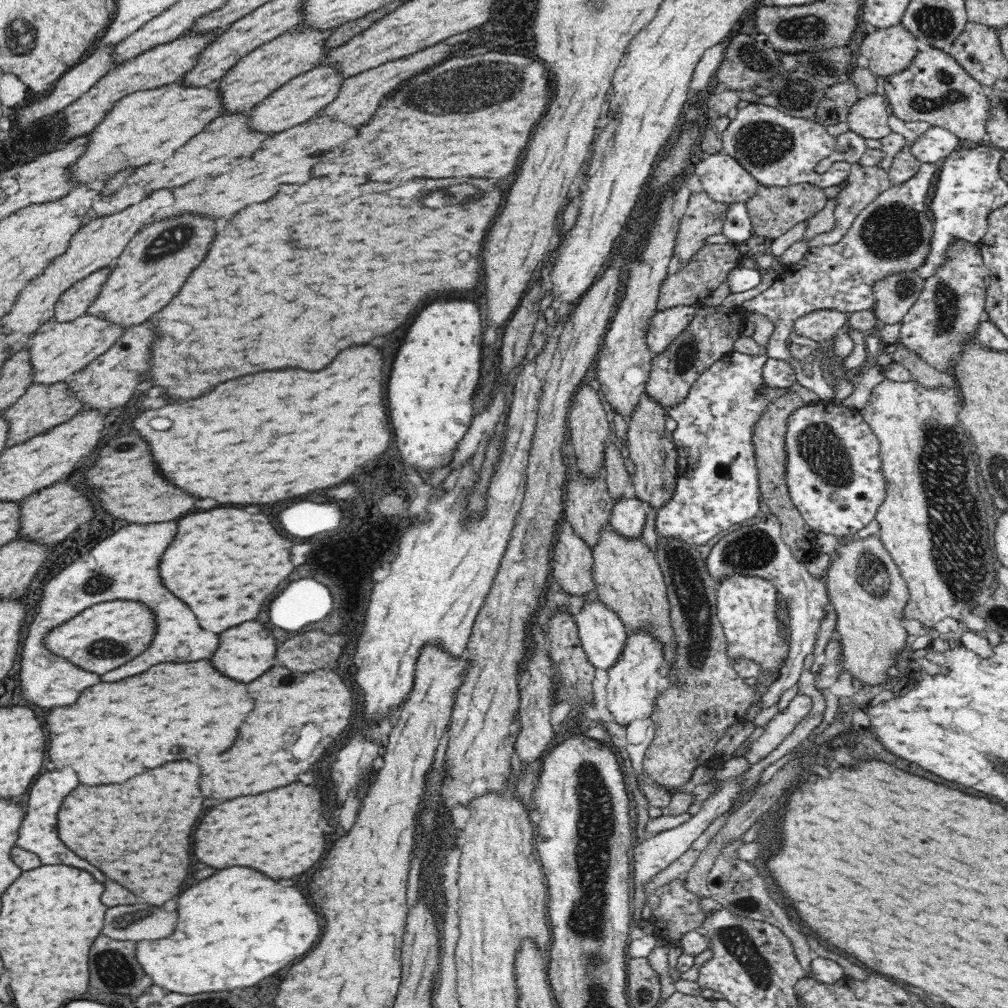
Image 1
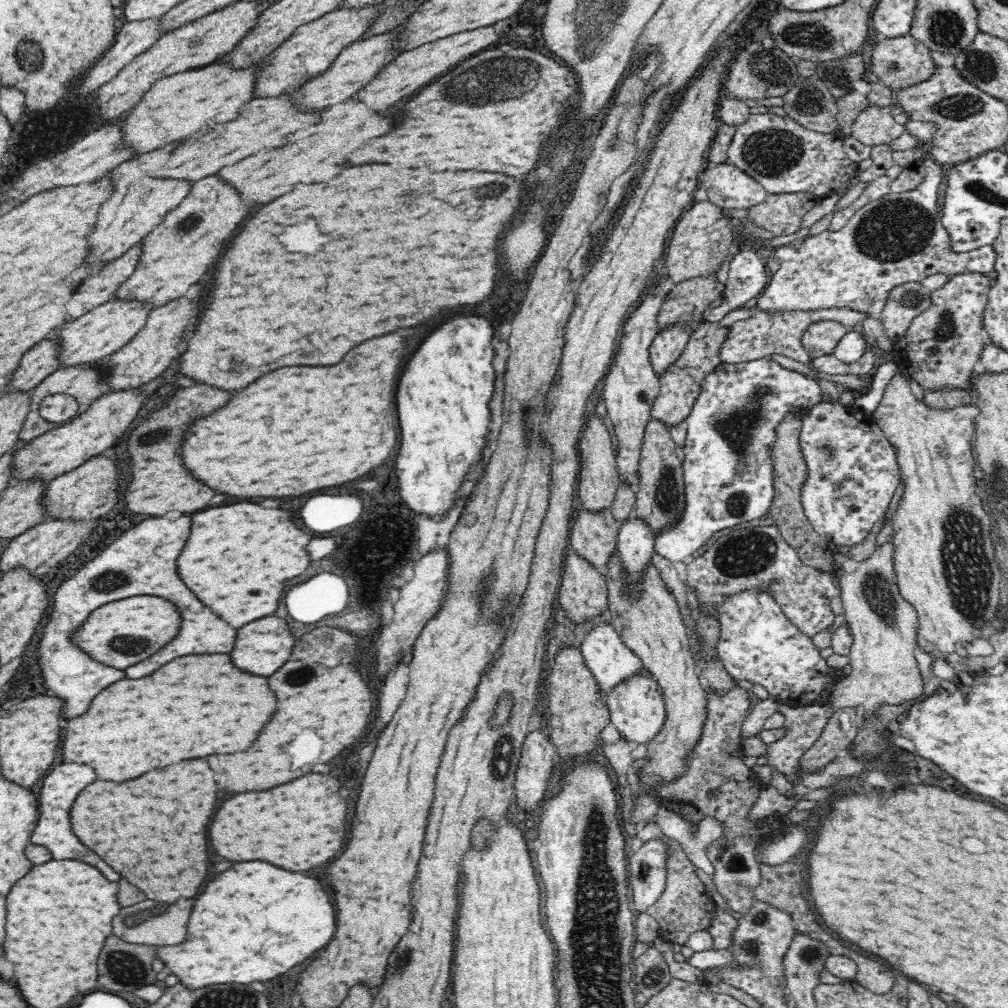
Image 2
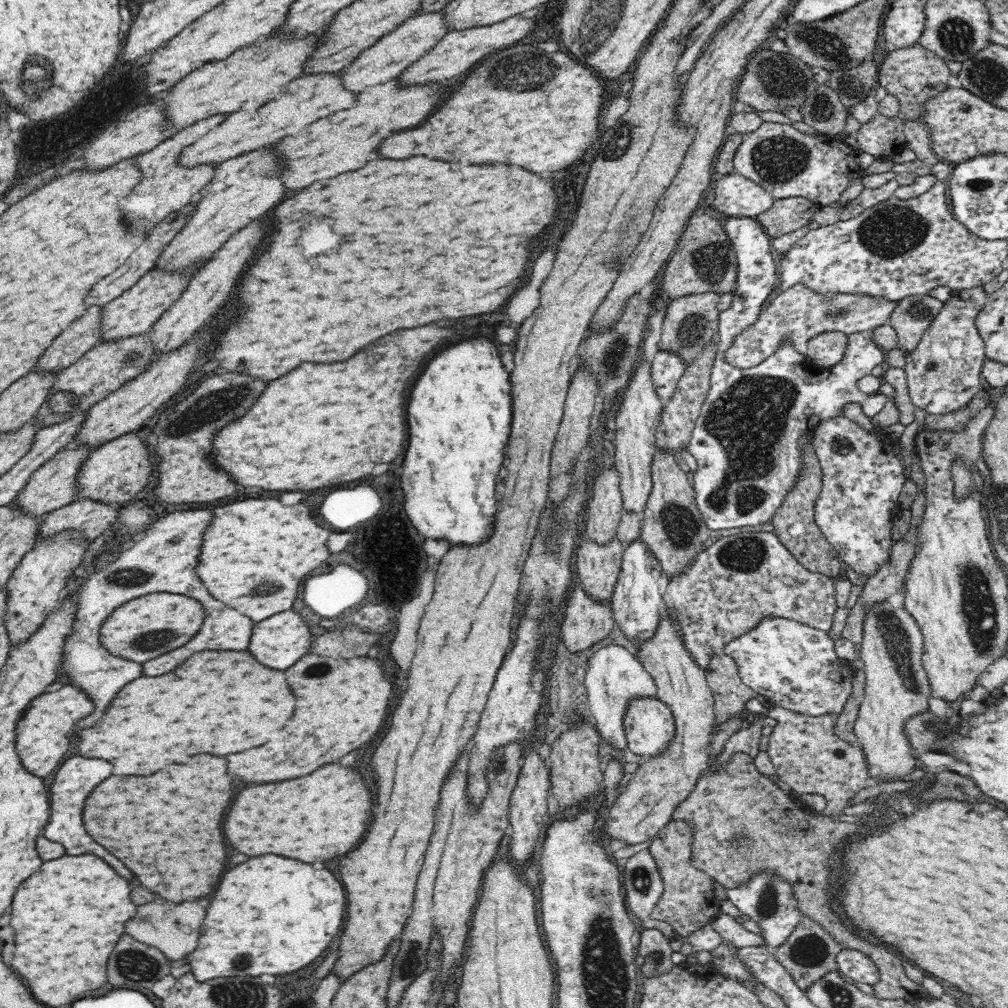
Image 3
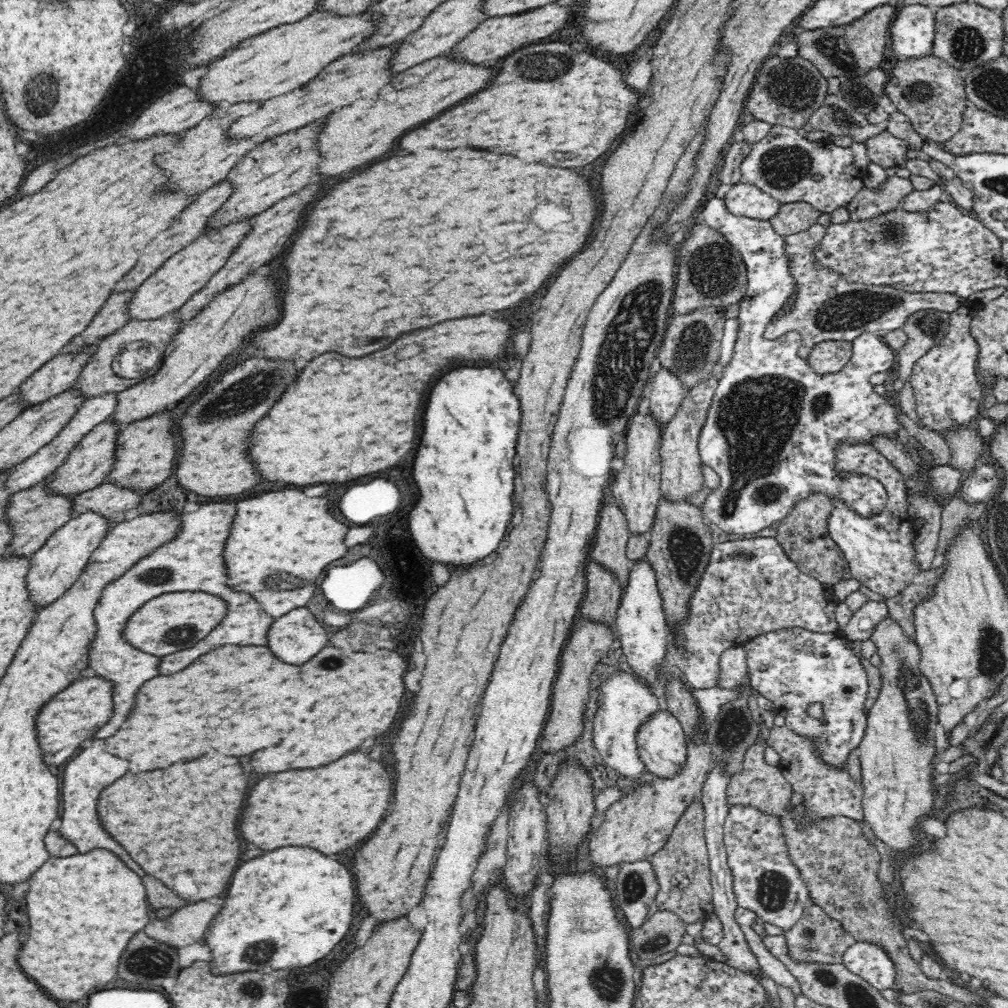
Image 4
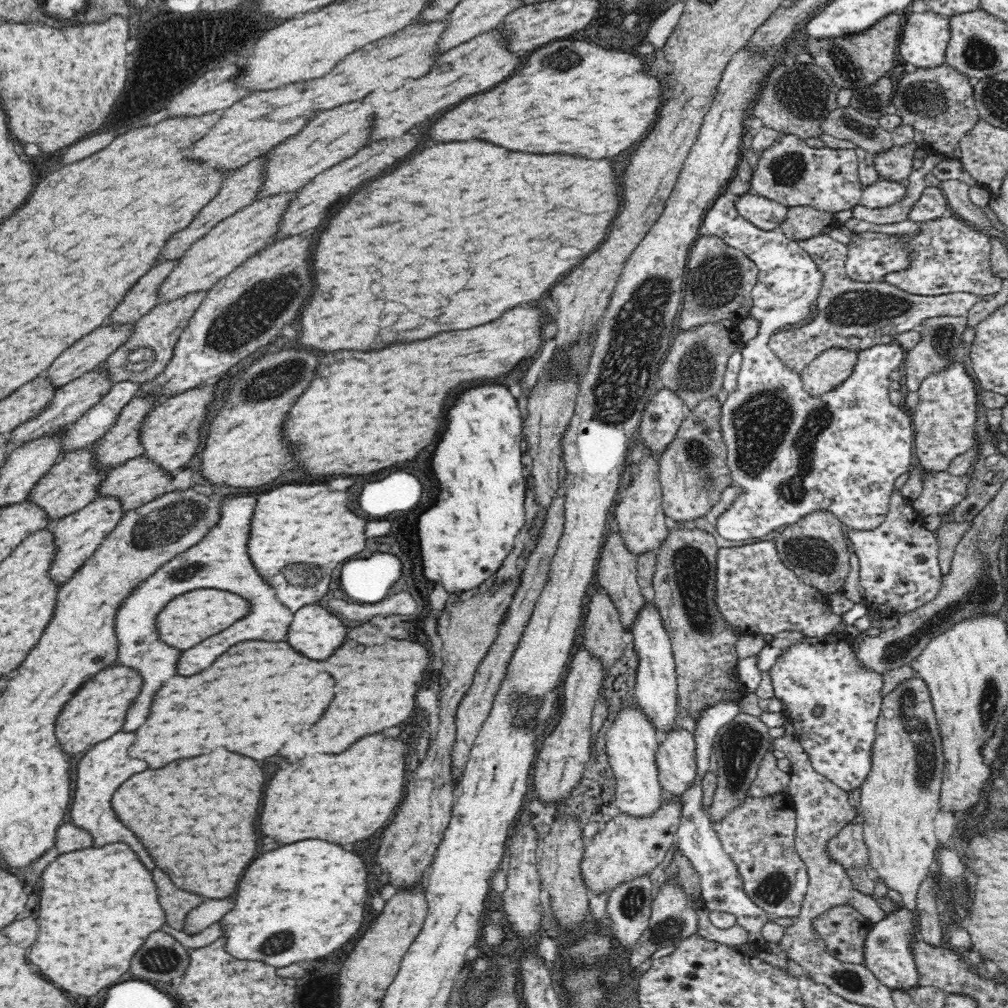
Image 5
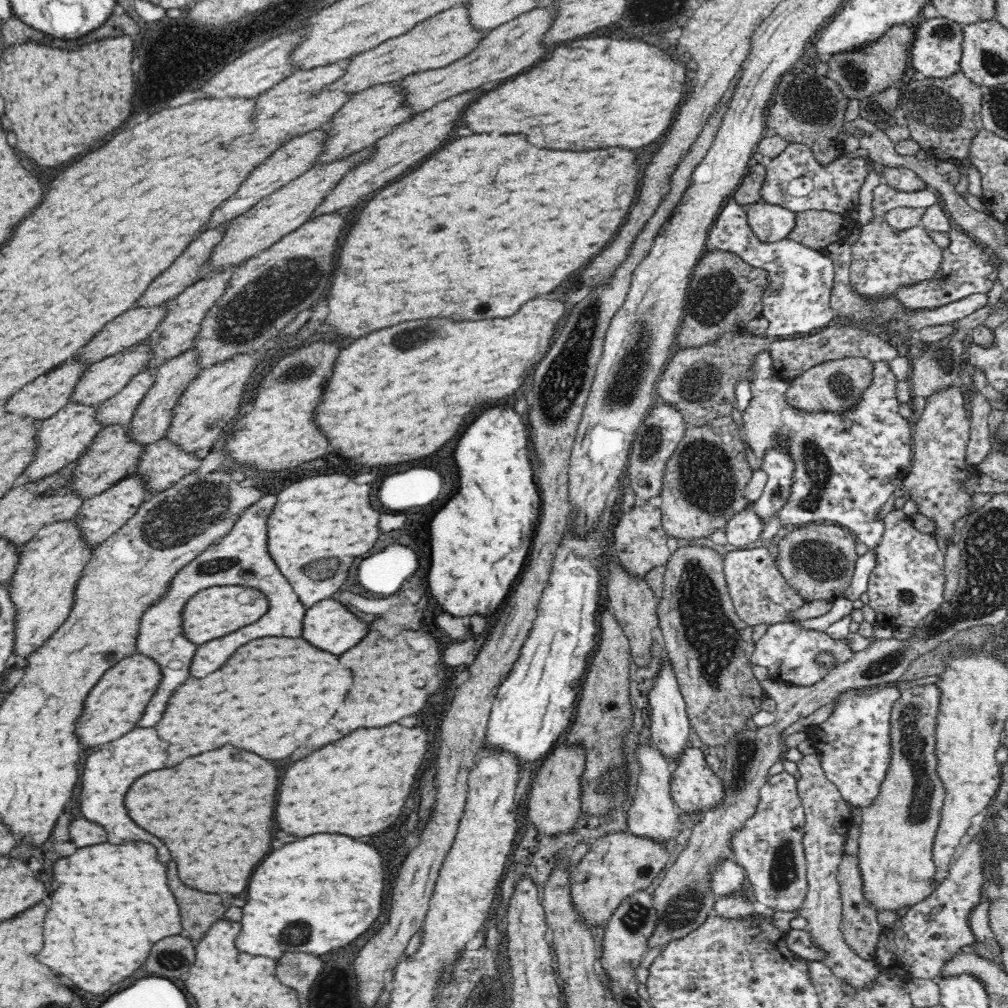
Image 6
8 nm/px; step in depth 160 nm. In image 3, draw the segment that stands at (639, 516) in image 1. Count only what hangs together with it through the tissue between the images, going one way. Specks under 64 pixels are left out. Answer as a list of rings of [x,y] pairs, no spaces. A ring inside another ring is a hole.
[[[641,537],[625,545],[620,574],[618,574],[610,603],[615,624],[633,642],[642,642],[654,634],[658,620],[660,620],[660,610],[666,607],[663,595],[660,595],[660,588],[656,583],[660,574],[662,574],[661,564]]]

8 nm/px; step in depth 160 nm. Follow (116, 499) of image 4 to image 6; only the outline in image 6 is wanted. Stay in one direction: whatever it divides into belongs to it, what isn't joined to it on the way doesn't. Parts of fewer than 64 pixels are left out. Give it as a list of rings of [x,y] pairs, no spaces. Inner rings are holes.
[[[160,439],[144,446],[138,466],[128,477],[140,477],[146,496],[168,490],[200,466],[202,457],[180,451],[174,443]]]

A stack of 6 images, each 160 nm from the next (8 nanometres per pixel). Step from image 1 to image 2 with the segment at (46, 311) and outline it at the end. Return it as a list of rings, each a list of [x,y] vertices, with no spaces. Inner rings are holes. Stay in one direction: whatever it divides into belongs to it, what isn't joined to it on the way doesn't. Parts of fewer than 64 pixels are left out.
[[[178,143],[166,145],[142,156],[134,156],[134,160],[128,160],[110,172],[114,180],[114,194],[98,210],[96,230],[90,236],[90,254],[88,258],[84,258],[84,264],[110,262],[114,258],[120,258],[128,248],[138,244],[154,226],[162,222],[170,210],[177,208],[184,200],[192,182],[146,176],[148,172],[153,171],[152,168],[156,169],[156,166],[160,166],[168,158],[168,154],[179,145]]]

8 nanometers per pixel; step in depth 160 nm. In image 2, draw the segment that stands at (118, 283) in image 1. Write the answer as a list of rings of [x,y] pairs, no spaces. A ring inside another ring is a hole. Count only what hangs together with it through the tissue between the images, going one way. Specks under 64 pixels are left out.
[[[218,175],[201,178],[191,186],[176,210],[169,212],[142,240],[142,256],[136,262],[135,272],[120,284],[111,300],[138,301],[153,311],[184,296],[208,272],[208,266],[218,258],[234,230],[250,216],[250,202],[242,202],[236,190]]]

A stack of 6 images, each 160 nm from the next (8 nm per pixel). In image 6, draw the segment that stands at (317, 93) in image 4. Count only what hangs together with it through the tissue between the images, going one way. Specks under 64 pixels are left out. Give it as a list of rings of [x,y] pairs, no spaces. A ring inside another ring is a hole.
[[[465,5],[455,6],[418,22],[406,34],[381,42],[348,60],[344,74],[328,85],[326,90],[336,90],[353,95],[374,85],[394,83],[422,71],[444,68],[459,58],[464,58],[482,40],[486,31],[474,31]]]

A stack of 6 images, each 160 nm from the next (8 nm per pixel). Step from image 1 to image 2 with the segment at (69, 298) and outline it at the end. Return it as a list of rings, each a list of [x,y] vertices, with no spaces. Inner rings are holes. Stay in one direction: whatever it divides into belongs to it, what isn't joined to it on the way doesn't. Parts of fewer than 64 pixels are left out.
[[[134,246],[124,256],[104,266],[98,274],[86,278],[72,294],[72,306],[68,306],[68,316],[74,318],[84,316],[86,312],[110,301],[120,284],[135,272],[138,256],[140,256],[140,246]]]

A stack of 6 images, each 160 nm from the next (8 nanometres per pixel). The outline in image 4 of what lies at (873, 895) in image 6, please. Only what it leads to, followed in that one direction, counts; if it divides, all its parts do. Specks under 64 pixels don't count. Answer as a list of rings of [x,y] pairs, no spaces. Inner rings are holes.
[[[886,616],[884,620],[880,620],[880,622],[876,624],[876,628],[872,631],[868,642],[872,642],[872,644],[876,645],[876,652],[874,653],[878,654],[880,658],[880,663],[876,667],[878,667],[878,673],[880,673],[881,688],[878,699],[872,704],[870,710],[867,712],[866,730],[864,730],[864,736],[862,736],[862,740],[860,740],[860,744],[857,747],[857,753],[862,767],[861,783],[865,790],[863,794],[863,819],[865,822],[870,823],[872,830],[876,832],[876,836],[878,836],[878,838],[882,838],[886,846],[890,846],[890,848],[894,848],[894,850],[898,850],[898,852],[910,852],[910,850],[914,850],[914,846],[916,846],[914,828],[918,826],[918,818],[928,816],[928,812],[930,812],[930,810],[932,810],[932,806],[934,806],[934,794],[930,792],[930,772],[933,770],[930,767],[930,762],[932,762],[934,755],[937,754],[934,730],[936,730],[936,724],[939,722],[939,710],[937,709],[937,701],[932,685],[930,685],[930,681],[925,677],[925,674],[921,669],[919,646],[917,645],[914,637],[905,635],[903,626],[897,620],[894,620],[890,616]]]

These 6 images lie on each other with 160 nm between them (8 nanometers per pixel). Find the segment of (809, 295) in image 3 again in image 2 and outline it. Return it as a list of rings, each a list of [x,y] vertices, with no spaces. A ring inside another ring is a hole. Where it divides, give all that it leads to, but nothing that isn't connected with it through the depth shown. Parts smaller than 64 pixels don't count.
[[[752,308],[754,314],[752,318],[738,320],[731,324],[728,333],[728,340],[724,342],[720,349],[722,364],[749,364],[752,360],[759,360],[769,354],[782,354],[794,359],[811,368],[811,357],[802,347],[801,338],[804,330],[818,320],[835,320],[840,324],[857,329],[858,325],[866,315],[864,313],[852,311],[852,309],[835,308],[817,311],[784,311],[770,315],[760,309]]]

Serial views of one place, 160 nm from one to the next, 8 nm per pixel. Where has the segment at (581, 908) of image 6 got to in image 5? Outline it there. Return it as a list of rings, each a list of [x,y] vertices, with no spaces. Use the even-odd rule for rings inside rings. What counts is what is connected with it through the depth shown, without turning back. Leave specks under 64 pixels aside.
[[[672,794],[669,800],[660,802],[656,812],[648,816],[632,816],[620,812],[604,828],[598,830],[592,844],[585,848],[581,862],[583,879],[591,895],[602,892],[604,888],[611,891],[616,884],[632,880],[640,874],[651,873],[660,865],[677,842],[683,804],[682,794]]]

